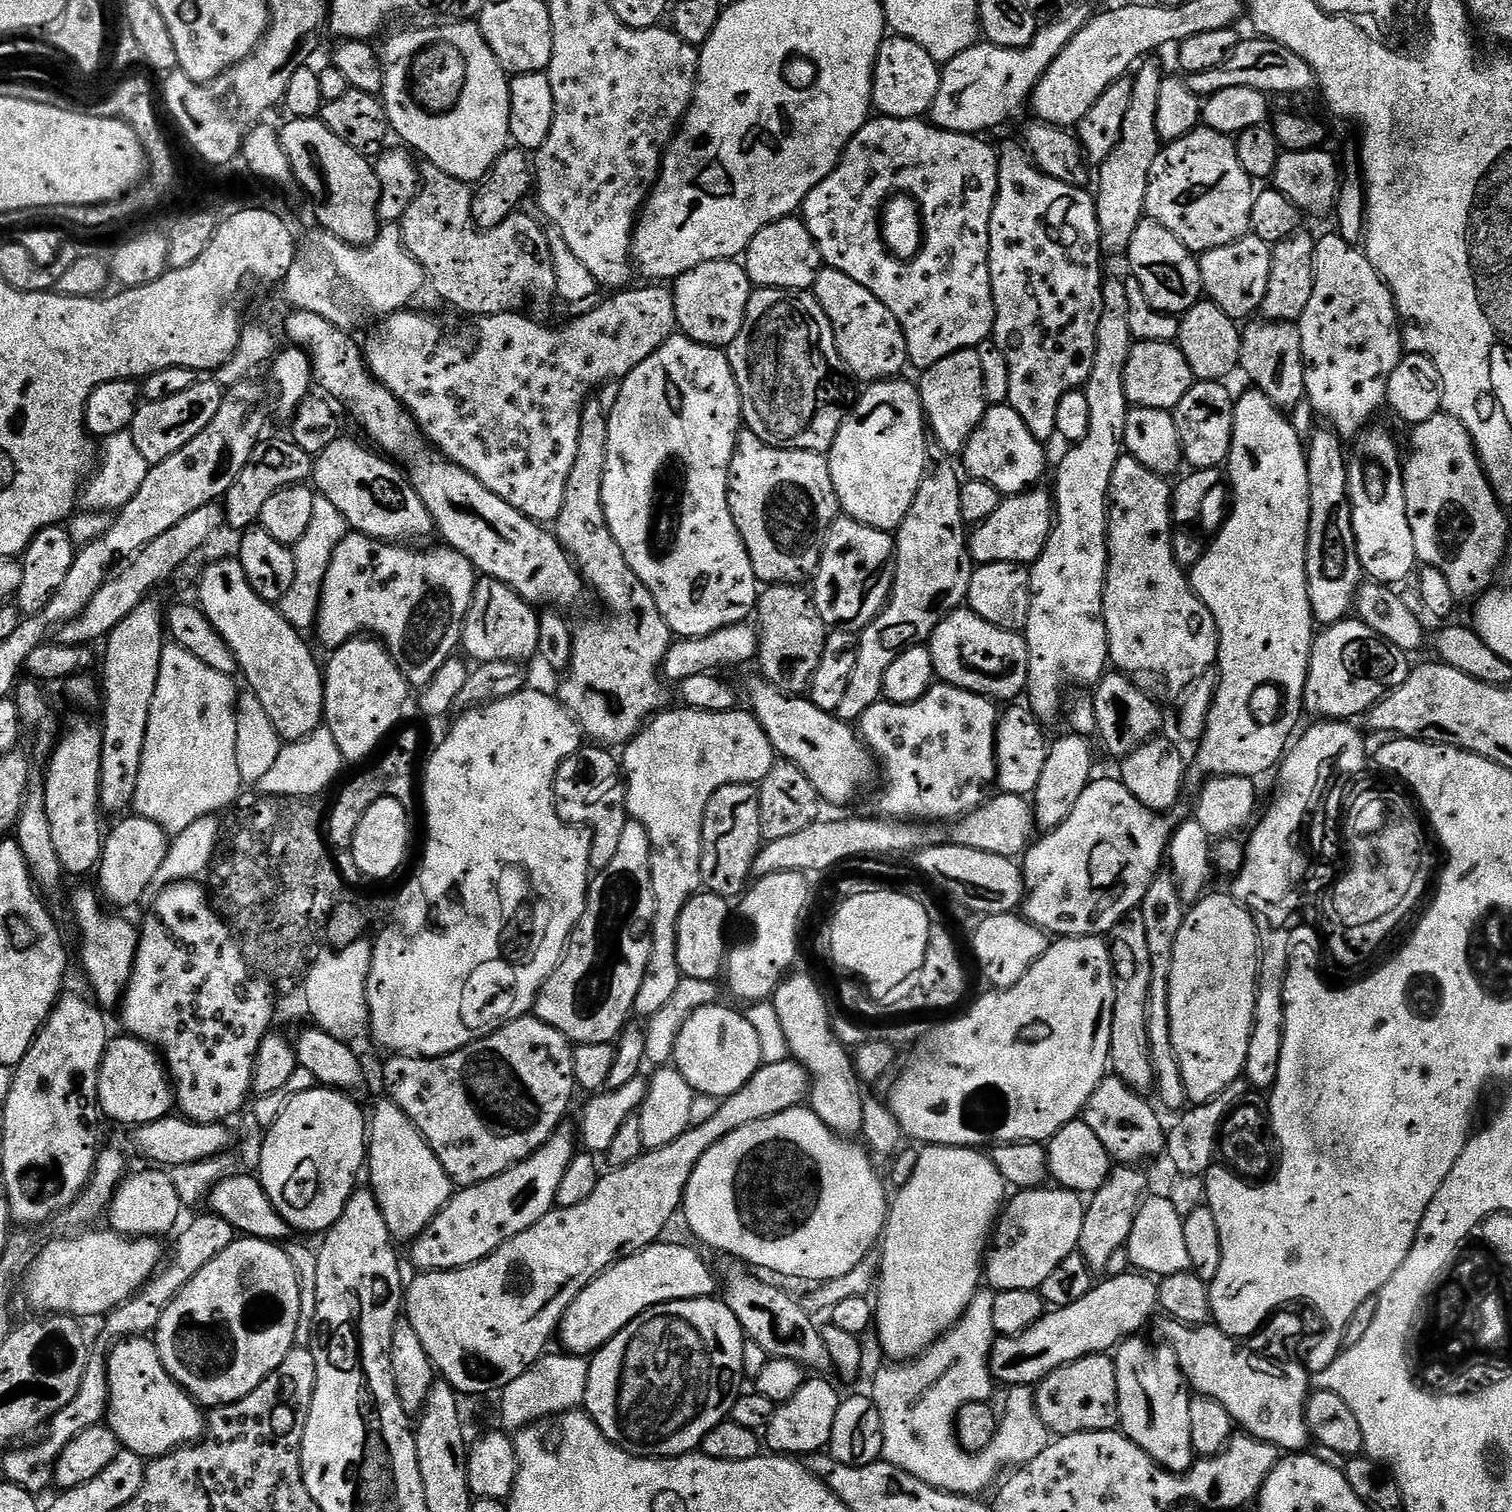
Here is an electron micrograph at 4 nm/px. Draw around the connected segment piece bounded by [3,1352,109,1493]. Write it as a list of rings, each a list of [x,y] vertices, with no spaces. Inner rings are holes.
[[[91,1353],[88,1357],[86,1372],[82,1378],[82,1385],[79,1386],[78,1394],[70,1406],[66,1406],[56,1417],[47,1425],[43,1433],[44,1441],[36,1444],[33,1448],[24,1448],[25,1446],[16,1446],[11,1449],[12,1452],[4,1460],[3,1479],[10,1484],[22,1486],[27,1492],[35,1493],[36,1484],[49,1483],[50,1480],[50,1456],[59,1454],[60,1451],[68,1445],[73,1438],[84,1429],[92,1428],[94,1425],[101,1423],[107,1415],[108,1408],[108,1372],[107,1372],[107,1355],[105,1353]]]

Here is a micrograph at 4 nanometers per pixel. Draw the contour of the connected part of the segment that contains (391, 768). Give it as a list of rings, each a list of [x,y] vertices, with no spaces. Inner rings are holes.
[[[408,728],[405,732],[397,731],[391,741],[392,749],[377,762],[373,768],[356,776],[340,792],[336,805],[330,808],[326,816],[326,840],[333,849],[351,849],[354,834],[358,830],[358,822],[362,822],[362,814],[374,806],[382,798],[389,796],[409,810],[418,804],[418,768],[416,772],[416,755],[420,752],[420,732],[416,728]]]

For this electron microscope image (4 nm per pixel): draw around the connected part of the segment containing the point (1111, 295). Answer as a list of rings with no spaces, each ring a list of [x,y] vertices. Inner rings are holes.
[[[1105,279],[1104,289],[1102,290],[1102,318],[1098,318],[1098,334],[1096,335],[1096,349],[1094,350],[1094,366],[1088,375],[1088,381],[1084,383],[1083,392],[1086,394],[1086,402],[1090,405],[1090,430],[1086,430],[1086,438],[1075,441],[1072,448],[1060,460],[1060,465],[1056,468],[1056,488],[1054,487],[1054,523],[1052,532],[1048,535],[1046,546],[1042,554],[1031,565],[1028,581],[1032,591],[1032,601],[1030,602],[1030,614],[1028,621],[1022,633],[1028,642],[1028,687],[1026,689],[1027,703],[1030,705],[1032,713],[1037,718],[1052,716],[1056,711],[1061,711],[1062,699],[1060,700],[1060,687],[1069,680],[1072,684],[1089,684],[1095,686],[1100,683],[1101,678],[1106,674],[1110,661],[1108,658],[1108,635],[1106,634],[1106,622],[1104,621],[1104,579],[1108,573],[1108,495],[1110,494],[1110,482],[1114,474],[1114,466],[1118,466],[1122,455],[1122,445],[1124,435],[1126,434],[1126,418],[1130,411],[1130,405],[1126,398],[1124,389],[1124,375],[1126,374],[1126,362],[1130,358],[1130,350],[1134,343],[1130,334],[1130,318],[1126,318],[1128,312],[1128,299],[1126,299],[1126,286],[1124,280]]]

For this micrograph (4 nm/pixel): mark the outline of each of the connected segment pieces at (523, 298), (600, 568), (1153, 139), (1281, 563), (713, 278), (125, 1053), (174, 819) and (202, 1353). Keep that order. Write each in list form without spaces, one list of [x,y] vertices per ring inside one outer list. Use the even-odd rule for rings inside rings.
[[[425,163],[422,183],[402,219],[406,250],[424,267],[430,288],[458,311],[469,312],[472,318],[493,316],[499,312],[520,312],[527,309],[524,308],[527,304],[533,308],[533,313],[546,311],[552,300],[557,299],[557,292],[550,236],[548,232],[544,233],[545,225],[539,219],[536,221],[534,217],[527,216],[524,210],[517,210],[510,218],[506,218],[506,222],[502,222],[502,226],[481,230],[472,220],[473,195],[473,189],[464,181]]]
[[[589,399],[582,410],[582,426],[578,426],[578,454],[574,458],[574,466],[570,470],[570,479],[566,481],[566,498],[562,498],[562,514],[558,514],[558,518],[554,521],[554,535],[556,539],[560,541],[561,546],[567,550],[568,555],[572,557],[585,585],[587,585],[591,591],[593,588],[593,590],[596,591],[597,598],[604,603],[604,608],[608,611],[608,621],[606,621],[605,624],[584,624],[580,629],[578,627],[575,629],[572,637],[572,662],[570,665],[572,680],[566,681],[565,684],[561,686],[560,692],[558,691],[558,696],[564,707],[575,716],[581,733],[583,733],[587,739],[588,736],[592,739],[589,741],[595,742],[600,746],[612,746],[608,744],[627,746],[632,740],[636,739],[636,734],[640,731],[645,721],[657,715],[657,713],[665,707],[664,687],[666,687],[666,684],[662,679],[662,665],[670,650],[670,646],[674,643],[674,633],[666,622],[666,618],[662,618],[662,614],[658,610],[658,606],[654,602],[650,590],[646,590],[646,586],[642,586],[642,582],[636,577],[634,570],[630,570],[630,562],[626,562],[626,554],[622,554],[622,546],[618,546],[618,542],[614,542],[614,534],[610,534],[610,530],[608,529],[608,523],[604,517],[600,499],[602,498],[602,474],[606,474],[606,442],[609,438],[610,426],[608,425],[608,413],[602,410],[599,399]]]
[[[1144,62],[1135,69],[1132,81],[1130,107],[1126,110],[1126,119],[1122,121],[1122,138],[1118,146],[1098,165],[1100,181],[1097,182],[1094,199],[1098,226],[1100,227],[1100,247],[1105,253],[1123,253],[1134,238],[1134,230],[1145,219],[1144,199],[1146,186],[1150,182],[1150,166],[1158,158],[1162,147],[1158,138],[1158,89],[1162,87],[1164,76],[1156,64]]]
[[[1247,390],[1235,401],[1234,430],[1232,431],[1232,449],[1226,461],[1226,476],[1232,479],[1232,500],[1236,505],[1228,516],[1228,521],[1220,528],[1213,544],[1209,543],[1204,549],[1203,558],[1190,570],[1192,588],[1196,596],[1214,614],[1214,622],[1218,626],[1220,635],[1220,685],[1217,683],[1212,698],[1212,709],[1208,715],[1208,729],[1198,742],[1200,748],[1196,752],[1196,768],[1204,778],[1218,776],[1247,776],[1260,778],[1263,772],[1268,772],[1283,761],[1297,731],[1296,723],[1304,712],[1304,687],[1308,677],[1308,663],[1312,657],[1312,642],[1314,639],[1314,617],[1310,606],[1308,593],[1308,575],[1306,574],[1306,558],[1308,557],[1308,527],[1310,526],[1310,478],[1308,477],[1308,458],[1306,444],[1296,433],[1296,428],[1287,420],[1285,413],[1276,408],[1264,394],[1255,390]]]
[[[715,260],[702,262],[702,266],[694,266],[694,270],[686,270],[686,274],[676,277],[671,289],[679,331],[694,342],[724,350],[731,346],[742,330],[754,285],[743,263]]]
[[[120,1034],[117,1040],[116,1037],[109,1039],[100,1067],[96,1098],[99,1111],[104,1111],[114,1123],[131,1126],[163,1120],[174,1108],[172,1082],[159,1052],[127,1034]]]
[[[165,643],[162,666],[158,670],[158,686],[154,690],[154,702],[150,706],[150,722],[146,726],[142,770],[138,770],[138,786],[131,802],[135,815],[162,826],[166,833],[180,832],[180,836],[171,839],[166,862],[162,862],[158,874],[154,874],[153,889],[168,888],[172,884],[181,884],[183,880],[195,881],[211,869],[212,861],[216,859],[216,845],[220,842],[222,824],[212,815],[231,809],[242,792],[237,753],[236,682],[231,676],[218,674],[218,670],[210,670],[206,662],[198,662],[198,658],[194,658],[194,654],[190,654],[182,646]]]
[[[237,1238],[232,1244],[218,1254],[209,1264],[202,1266],[198,1274],[178,1295],[168,1304],[168,1309],[162,1314],[154,1333],[154,1343],[162,1366],[180,1383],[181,1388],[196,1401],[197,1404],[208,1410],[215,1410],[226,1404],[236,1404],[242,1398],[246,1398],[255,1392],[257,1386],[267,1378],[271,1372],[283,1364],[284,1359],[292,1352],[297,1343],[296,1331],[301,1331],[300,1323],[300,1287],[298,1286],[298,1274],[294,1270],[294,1262],[290,1262],[287,1251],[279,1243],[270,1240],[254,1240],[251,1238]]]

